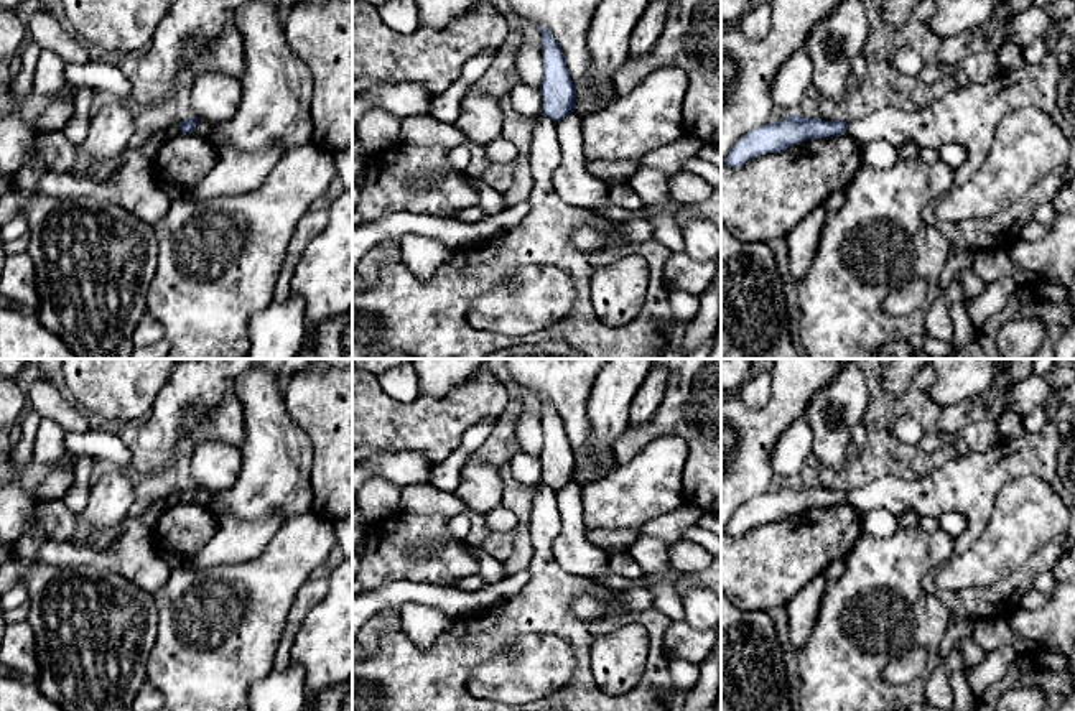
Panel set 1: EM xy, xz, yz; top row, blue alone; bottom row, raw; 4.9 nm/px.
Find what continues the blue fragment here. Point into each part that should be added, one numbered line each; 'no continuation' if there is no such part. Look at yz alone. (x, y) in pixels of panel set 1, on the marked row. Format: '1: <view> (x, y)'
no continuation

